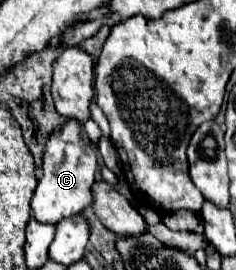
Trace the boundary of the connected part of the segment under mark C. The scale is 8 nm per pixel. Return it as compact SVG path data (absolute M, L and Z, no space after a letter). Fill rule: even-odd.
M69 120L63 130L53 134L47 140L45 156L43 156L43 176L39 178L37 190L31 200L33 216L41 224L57 224L63 218L69 218L73 214L79 214L83 208L93 204L93 194L91 194L91 184L95 182L95 174L99 170L97 164L97 154L83 154L83 140L79 134L79 126Z

